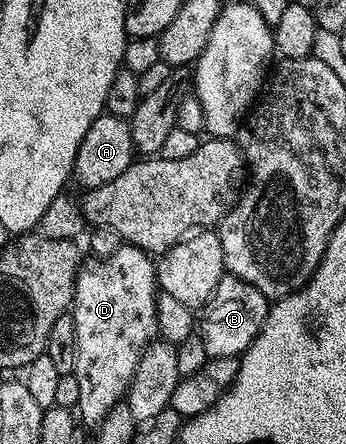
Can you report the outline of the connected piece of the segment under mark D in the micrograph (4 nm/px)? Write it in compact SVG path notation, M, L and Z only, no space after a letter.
M124 243L114 255L92 259L89 265L88 262L81 264L80 272L76 274L70 315L74 319L74 339L78 339L74 351L74 376L78 379L78 417L83 424L85 421L91 427L99 426L105 415L125 400L145 349L158 337L157 296L156 261L143 249Z

